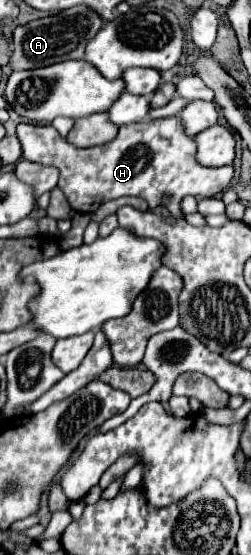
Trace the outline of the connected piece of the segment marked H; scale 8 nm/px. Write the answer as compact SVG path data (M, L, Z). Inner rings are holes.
M177 116L121 126L111 142L91 148L71 146L51 124L19 124L17 138L25 160L59 168L59 188L67 196L69 204L83 214L91 214L103 202L121 196L139 196L149 204L149 210L153 210L161 202L161 196L171 196L167 210L175 220L179 220L183 218L181 200L185 196L213 198L223 194L233 178L233 166L203 168L195 162L195 140L183 134L183 126Z

